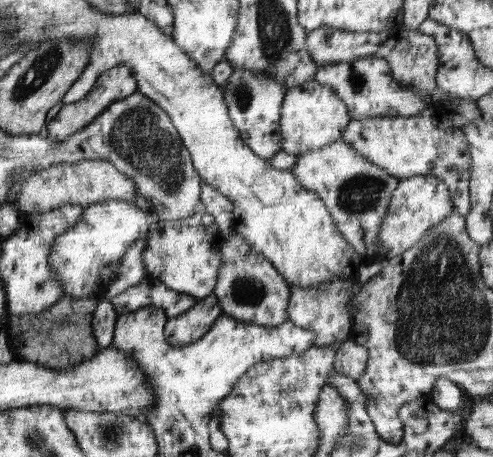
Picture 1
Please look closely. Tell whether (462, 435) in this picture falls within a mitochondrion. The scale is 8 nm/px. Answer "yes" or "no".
no

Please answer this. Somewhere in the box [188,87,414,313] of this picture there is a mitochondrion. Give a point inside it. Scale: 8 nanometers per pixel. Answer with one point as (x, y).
(361, 194)

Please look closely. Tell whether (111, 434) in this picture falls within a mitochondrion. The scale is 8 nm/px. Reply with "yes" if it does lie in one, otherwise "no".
yes

